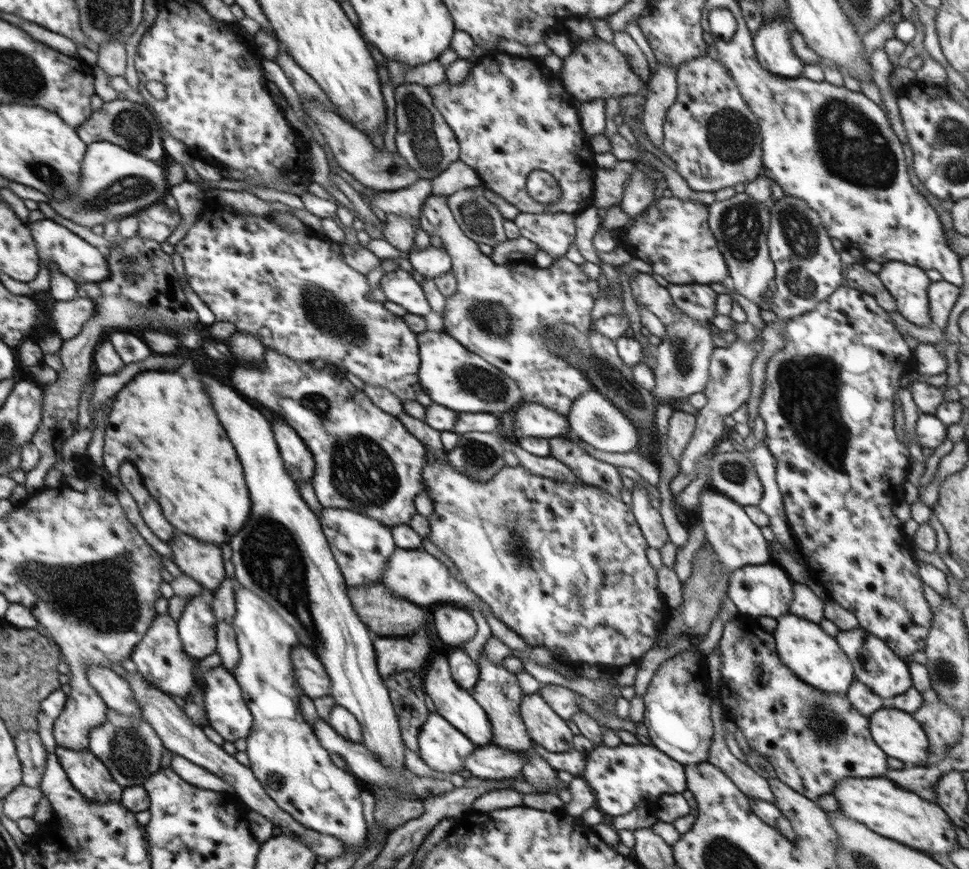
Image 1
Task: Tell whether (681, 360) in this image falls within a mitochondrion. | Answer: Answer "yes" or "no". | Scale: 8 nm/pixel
yes

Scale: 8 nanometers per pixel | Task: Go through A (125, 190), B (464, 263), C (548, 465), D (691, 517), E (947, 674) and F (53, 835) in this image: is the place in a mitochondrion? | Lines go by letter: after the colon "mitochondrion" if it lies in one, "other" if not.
A: mitochondrion
B: other
C: other
D: other
E: mitochondrion
F: other

